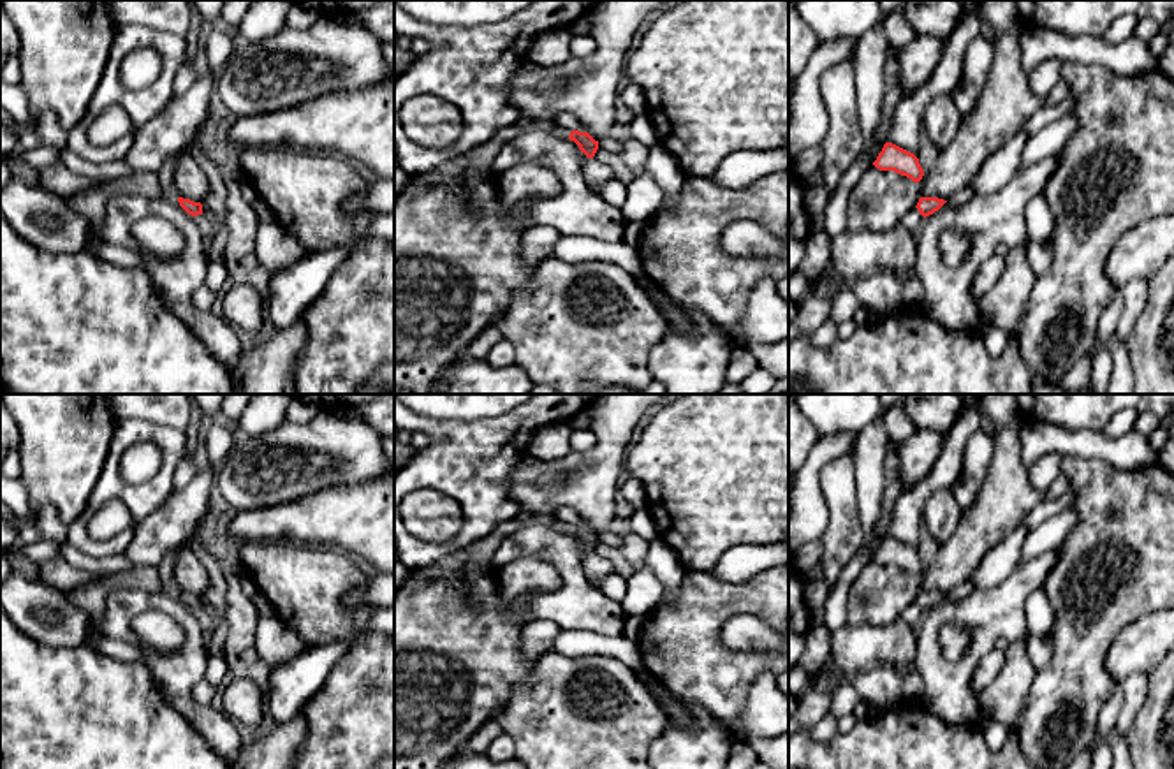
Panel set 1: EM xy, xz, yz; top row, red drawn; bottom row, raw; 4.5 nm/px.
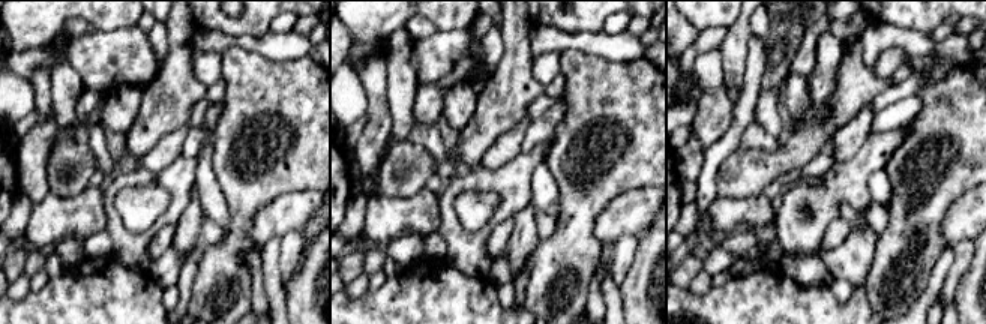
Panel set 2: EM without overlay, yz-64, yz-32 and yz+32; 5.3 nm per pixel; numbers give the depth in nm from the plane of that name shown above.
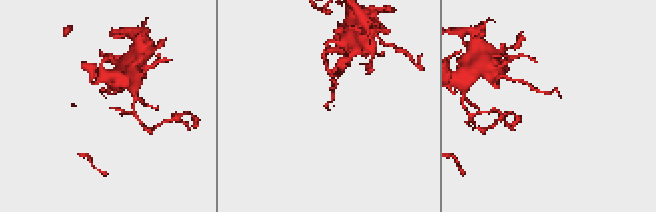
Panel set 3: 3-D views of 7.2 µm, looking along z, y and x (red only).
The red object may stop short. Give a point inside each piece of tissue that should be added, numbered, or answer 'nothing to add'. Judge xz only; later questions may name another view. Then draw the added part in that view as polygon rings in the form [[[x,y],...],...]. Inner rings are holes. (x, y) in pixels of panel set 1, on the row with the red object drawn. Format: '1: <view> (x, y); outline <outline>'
1: xz (595, 173); outline [[[593,157],[593,158],[588,158],[588,160],[584,162],[583,171],[584,171],[584,179],[586,179],[586,183],[588,183],[595,192],[598,190],[598,187],[600,187],[602,183],[605,183],[605,181],[609,181],[609,179],[614,178],[614,171],[613,171],[609,165],[602,164],[600,160],[597,160],[595,157]]]

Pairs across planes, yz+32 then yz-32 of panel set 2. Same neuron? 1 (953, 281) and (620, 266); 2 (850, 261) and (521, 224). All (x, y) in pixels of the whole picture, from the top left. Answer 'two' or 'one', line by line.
1: one
2: one

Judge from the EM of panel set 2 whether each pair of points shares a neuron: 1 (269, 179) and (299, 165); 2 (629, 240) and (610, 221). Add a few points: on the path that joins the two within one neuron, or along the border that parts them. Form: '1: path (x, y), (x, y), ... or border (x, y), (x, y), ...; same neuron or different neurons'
1: path (276, 171), (291, 167); same neuron
2: border (637, 236), (620, 236), (614, 242); different neurons

